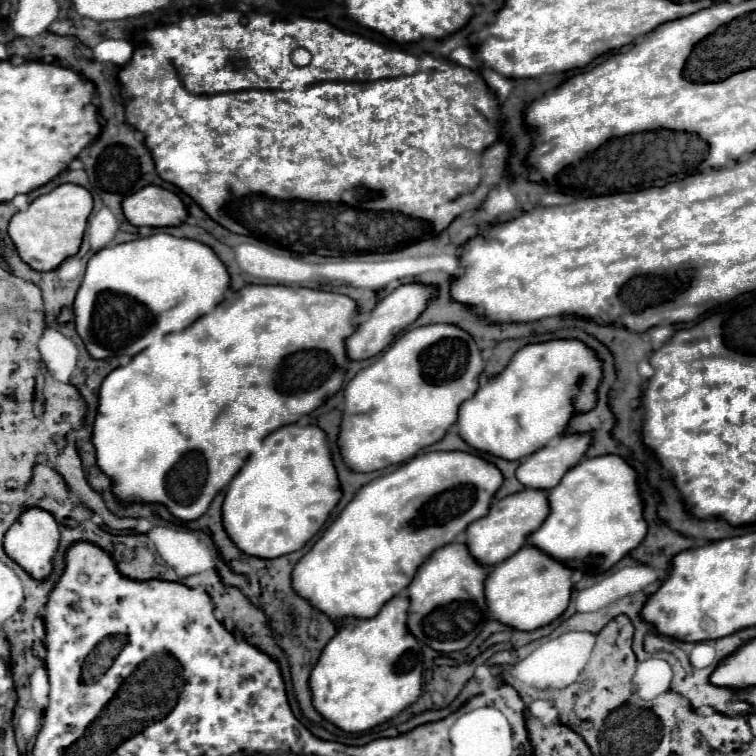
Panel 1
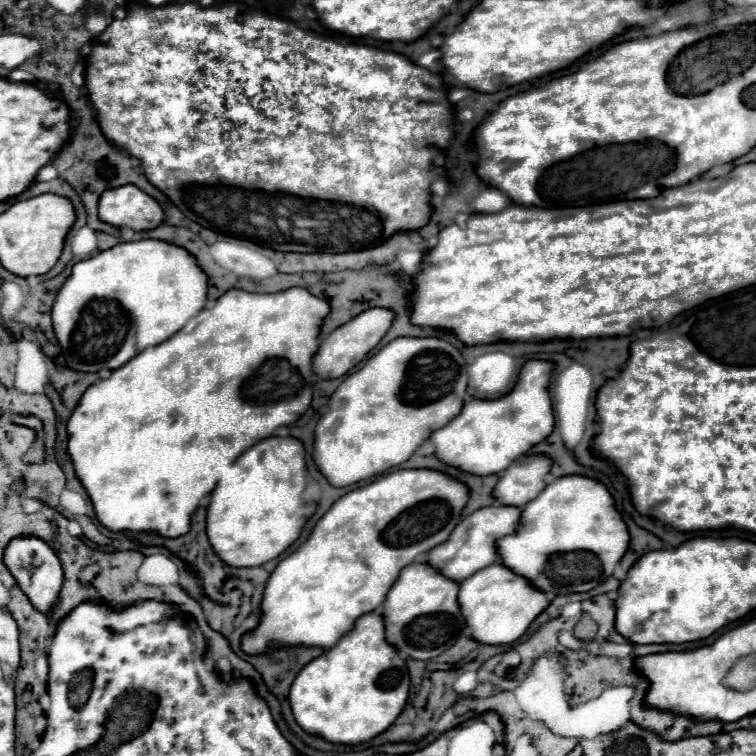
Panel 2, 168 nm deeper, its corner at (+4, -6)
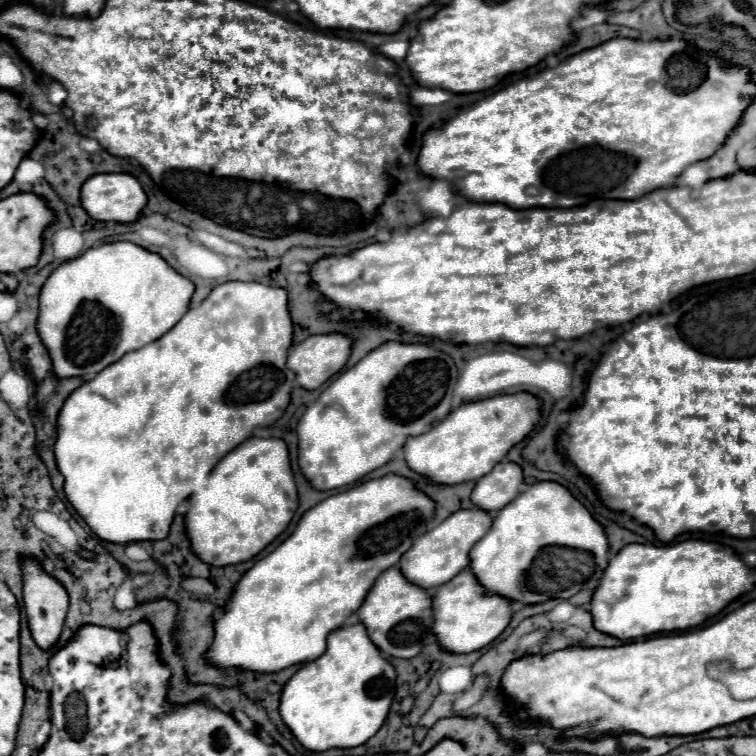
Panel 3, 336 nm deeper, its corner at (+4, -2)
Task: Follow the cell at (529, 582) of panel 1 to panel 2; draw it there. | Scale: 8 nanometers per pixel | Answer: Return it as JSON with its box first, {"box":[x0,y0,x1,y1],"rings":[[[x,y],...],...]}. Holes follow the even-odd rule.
{"box":[458,561,550,645],"rings":[[[496,561],[494,565],[480,569],[460,583],[458,603],[460,613],[464,615],[466,625],[472,629],[472,637],[476,641],[488,645],[508,645],[518,641],[534,619],[548,609],[550,597],[544,595],[544,591],[536,591],[528,579],[512,575],[508,567],[500,567],[500,561]]]}

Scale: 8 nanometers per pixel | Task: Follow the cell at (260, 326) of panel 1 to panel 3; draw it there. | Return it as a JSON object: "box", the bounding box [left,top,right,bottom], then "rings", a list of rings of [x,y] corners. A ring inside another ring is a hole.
{"box":[54,281,294,545],"rings":[[[228,281],[212,289],[212,293],[196,307],[190,307],[186,315],[160,339],[144,345],[142,349],[130,351],[112,367],[106,367],[94,379],[82,383],[62,405],[56,419],[56,443],[54,457],[58,471],[64,477],[64,493],[76,513],[88,523],[88,527],[104,541],[126,545],[130,541],[156,541],[164,539],[170,531],[170,523],[174,519],[176,507],[198,487],[202,487],[212,471],[212,467],[234,447],[246,441],[256,427],[268,427],[276,419],[282,417],[284,409],[290,403],[290,391],[294,383],[294,373],[286,367],[286,355],[292,345],[292,319],[288,313],[288,295],[284,289],[262,285],[262,283],[246,283],[246,281]]]}

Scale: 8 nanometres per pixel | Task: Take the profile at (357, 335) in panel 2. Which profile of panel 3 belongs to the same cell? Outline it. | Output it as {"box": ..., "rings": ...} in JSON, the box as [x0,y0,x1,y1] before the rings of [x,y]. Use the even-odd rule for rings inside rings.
{"box":[288,335,352,389],"rings":[[[312,335],[306,337],[300,345],[294,345],[288,353],[288,367],[296,373],[296,381],[302,389],[318,389],[332,375],[336,375],[348,361],[352,349],[352,341],[346,335]]]}

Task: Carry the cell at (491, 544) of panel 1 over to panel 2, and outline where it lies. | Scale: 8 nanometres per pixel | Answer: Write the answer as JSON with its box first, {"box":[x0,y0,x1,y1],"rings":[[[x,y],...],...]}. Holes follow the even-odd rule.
{"box":[424,505,520,581],"rings":[[[490,505],[484,509],[478,509],[472,515],[464,517],[456,525],[456,529],[448,537],[448,541],[434,547],[426,555],[424,561],[434,565],[446,577],[450,577],[454,581],[464,581],[464,579],[468,579],[468,575],[474,575],[476,571],[480,571],[480,567],[488,567],[496,561],[496,547],[492,547],[492,543],[496,543],[496,539],[502,539],[504,535],[512,535],[512,531],[516,531],[516,519],[520,519],[518,507]]]}

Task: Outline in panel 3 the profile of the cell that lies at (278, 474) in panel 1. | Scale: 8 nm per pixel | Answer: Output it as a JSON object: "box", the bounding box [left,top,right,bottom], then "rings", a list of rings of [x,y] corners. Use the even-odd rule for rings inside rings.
{"box":[184,437,298,567],"rings":[[[274,437],[246,439],[244,443],[240,443],[240,447],[234,447],[216,463],[212,475],[208,477],[208,483],[200,491],[194,491],[188,501],[190,509],[184,515],[184,529],[186,537],[190,539],[190,549],[200,561],[214,567],[224,567],[252,559],[288,527],[298,509],[298,493],[290,469],[286,443]]]}

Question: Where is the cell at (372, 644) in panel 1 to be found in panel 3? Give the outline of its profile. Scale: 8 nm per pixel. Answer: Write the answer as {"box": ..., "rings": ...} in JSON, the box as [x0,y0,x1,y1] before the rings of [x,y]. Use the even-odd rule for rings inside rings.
{"box":[280,623,396,751],"rings":[[[360,623],[336,629],[326,639],[326,651],[298,669],[292,679],[284,685],[280,697],[280,717],[298,743],[310,751],[326,751],[326,749],[350,749],[366,743],[384,723],[390,703],[394,699],[396,671],[394,667],[380,655],[378,647],[368,639],[364,627]]]}

